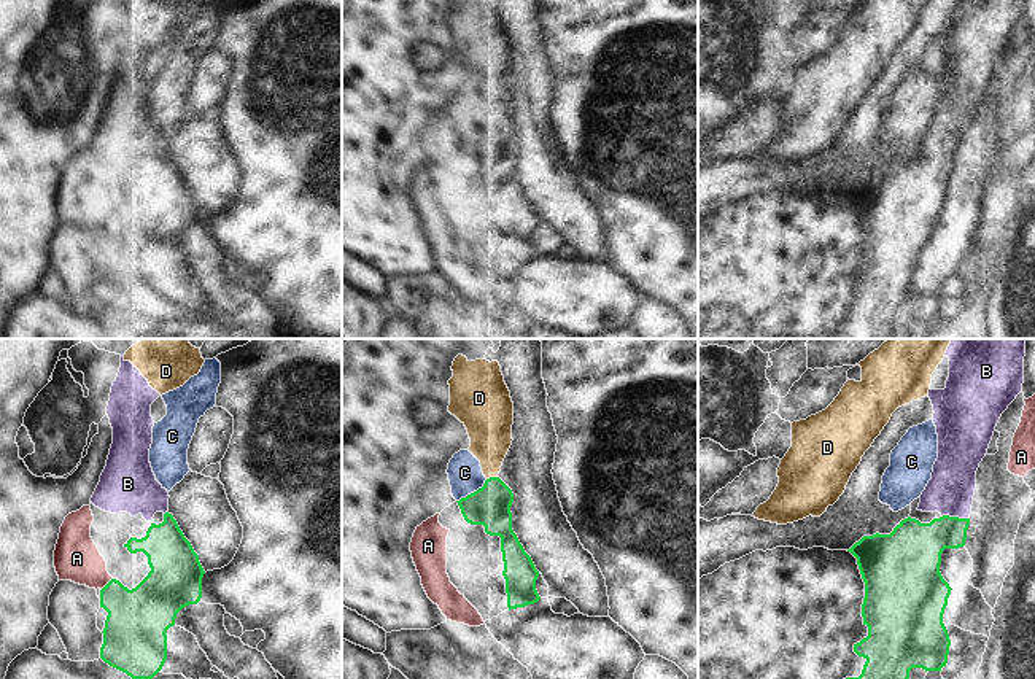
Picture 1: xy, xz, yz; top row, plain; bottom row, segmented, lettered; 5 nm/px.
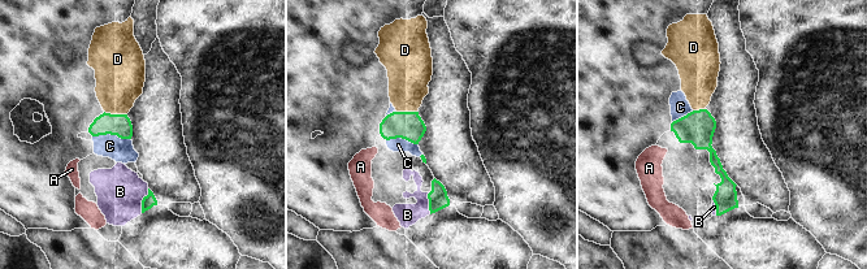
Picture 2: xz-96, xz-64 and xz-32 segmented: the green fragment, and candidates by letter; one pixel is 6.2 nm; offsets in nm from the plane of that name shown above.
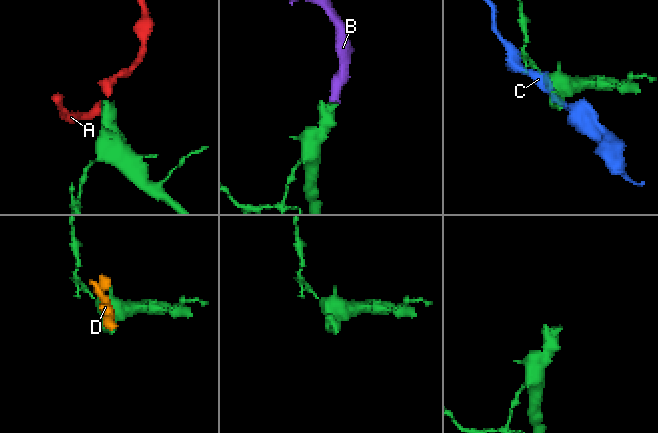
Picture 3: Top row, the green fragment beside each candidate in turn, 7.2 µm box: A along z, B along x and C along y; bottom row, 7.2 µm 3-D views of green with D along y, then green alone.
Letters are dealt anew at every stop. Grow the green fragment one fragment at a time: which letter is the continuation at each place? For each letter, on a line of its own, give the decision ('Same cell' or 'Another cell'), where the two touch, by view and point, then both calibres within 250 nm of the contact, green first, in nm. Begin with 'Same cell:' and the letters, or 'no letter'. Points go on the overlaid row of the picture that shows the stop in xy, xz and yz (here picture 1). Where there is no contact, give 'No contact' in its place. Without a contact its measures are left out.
Same cell: B
A: Another cell. Touches green at xy (107, 584). Thickness 320 nm (green) against 240 nm
B: Same cell. Touches green at yz (954, 517). Thickness 260 nm (green) against 240 nm
C: Another cell. Touches green at xz (474, 492). Thickness 200 nm (green) against 180 nm
D: Another cell. Touches green at xz (492, 477). Thickness 200 nm (green) against 220 nm.

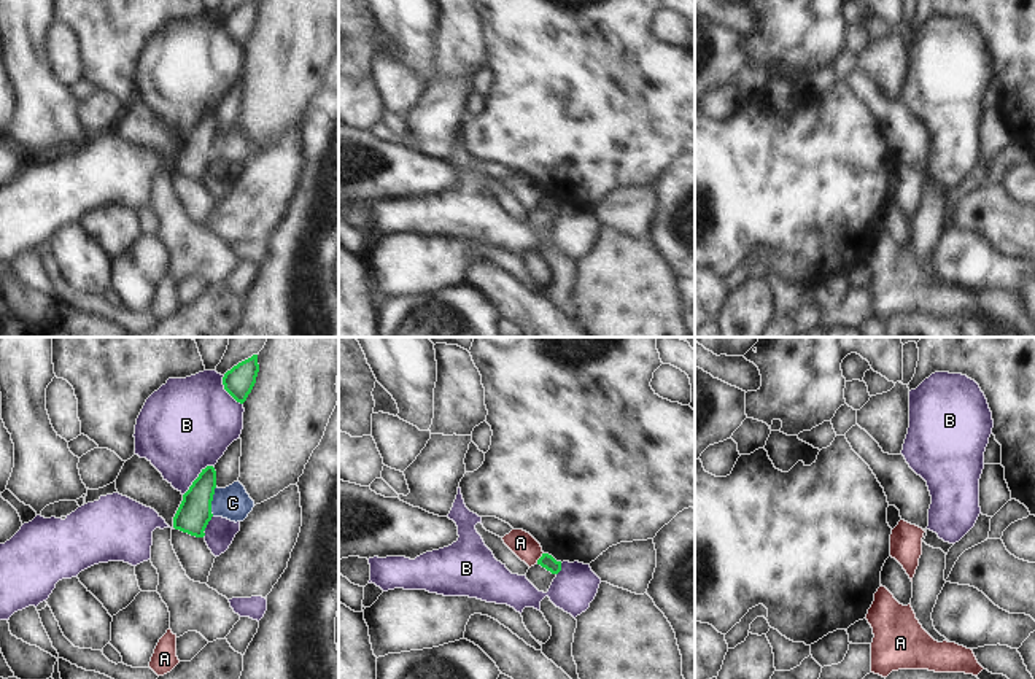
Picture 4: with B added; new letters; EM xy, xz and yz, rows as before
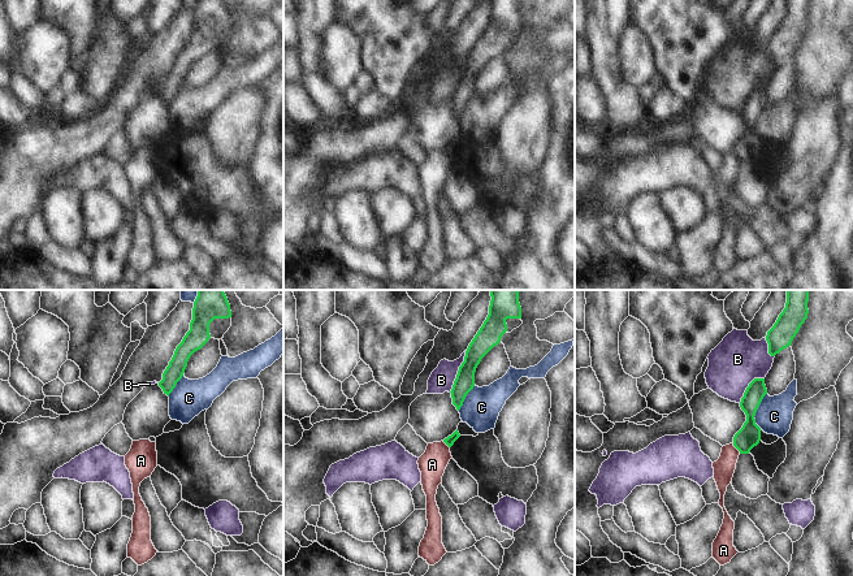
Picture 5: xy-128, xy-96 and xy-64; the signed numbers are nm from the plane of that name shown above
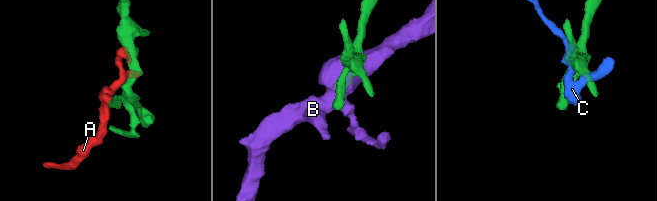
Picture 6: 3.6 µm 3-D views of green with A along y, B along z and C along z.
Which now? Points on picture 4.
Same cell: no letter
A: Another cell. Touches green at xz (541, 557). Thickness 70 nm (green) against 120 nm
B: Another cell. Touches green at xy (196, 479). Thickness 170 nm (green) against 420 nm
C: Another cell. Touches green at xy (212, 500). Thickness 170 nm (green) against 170 nm.

